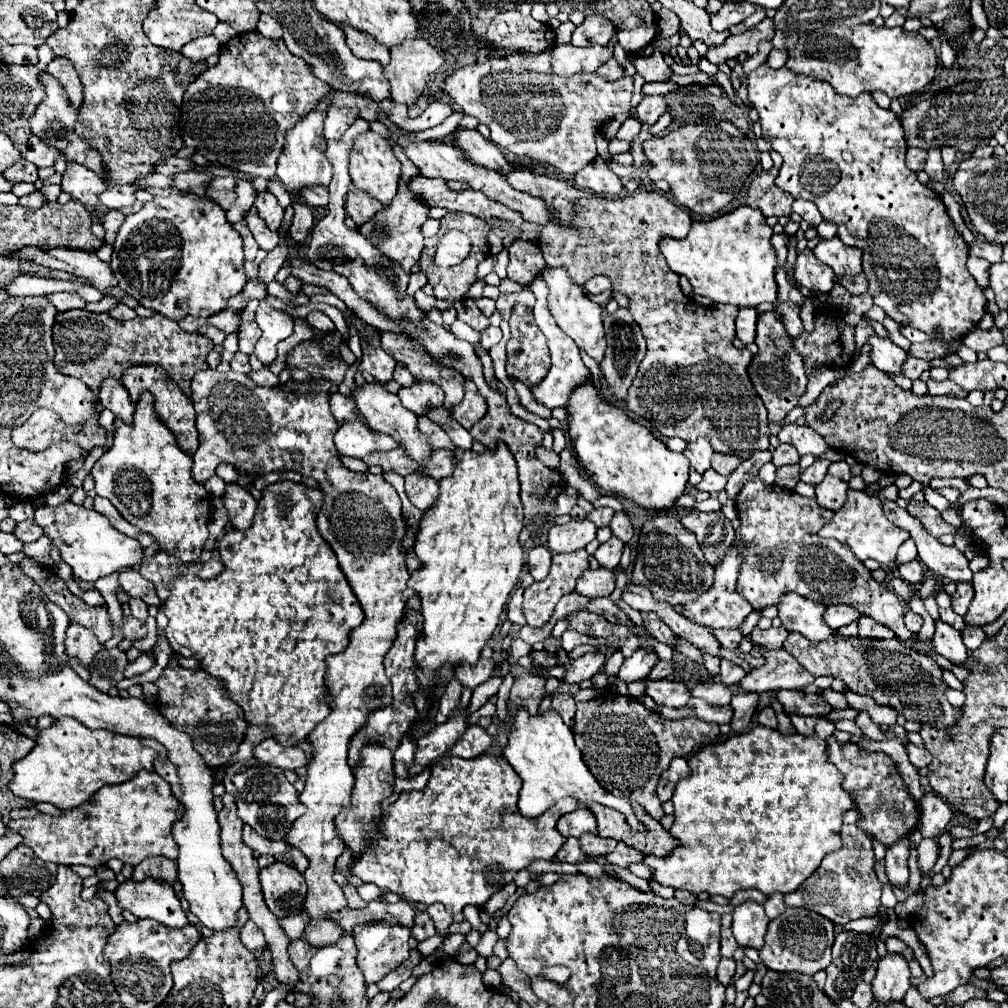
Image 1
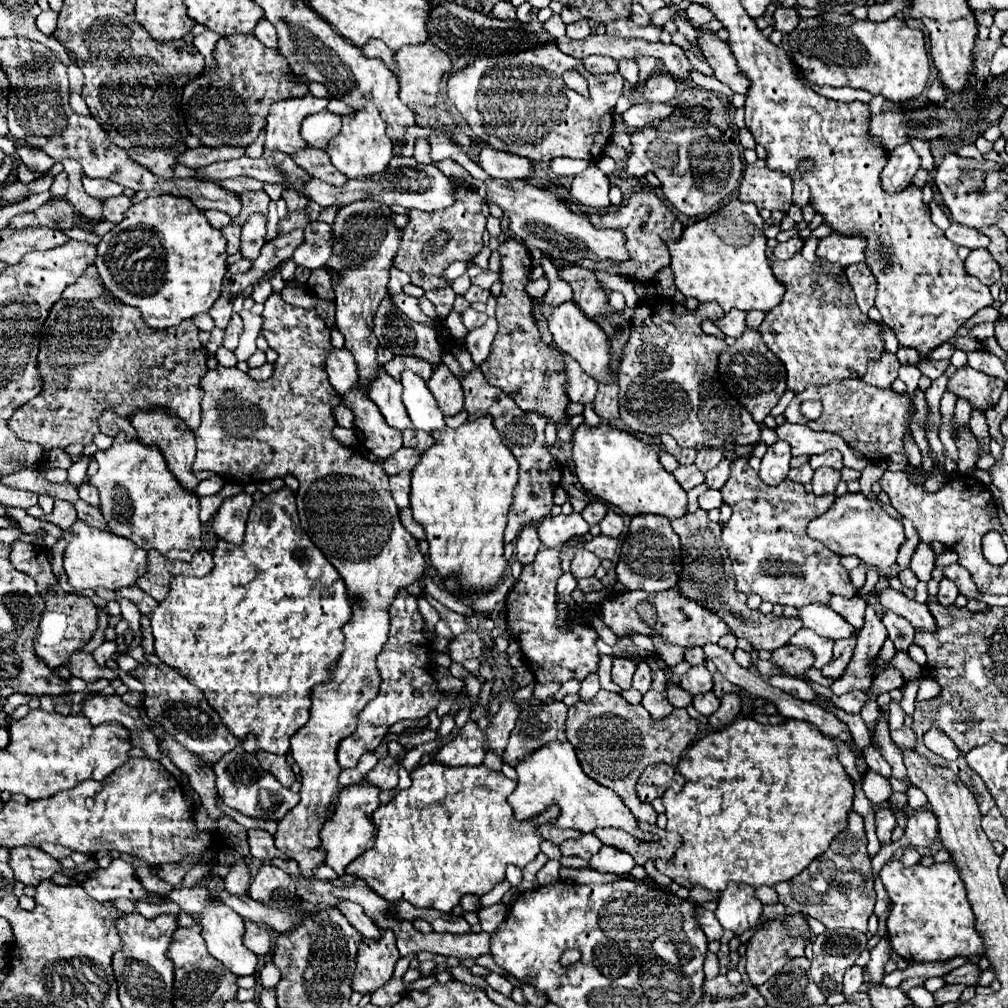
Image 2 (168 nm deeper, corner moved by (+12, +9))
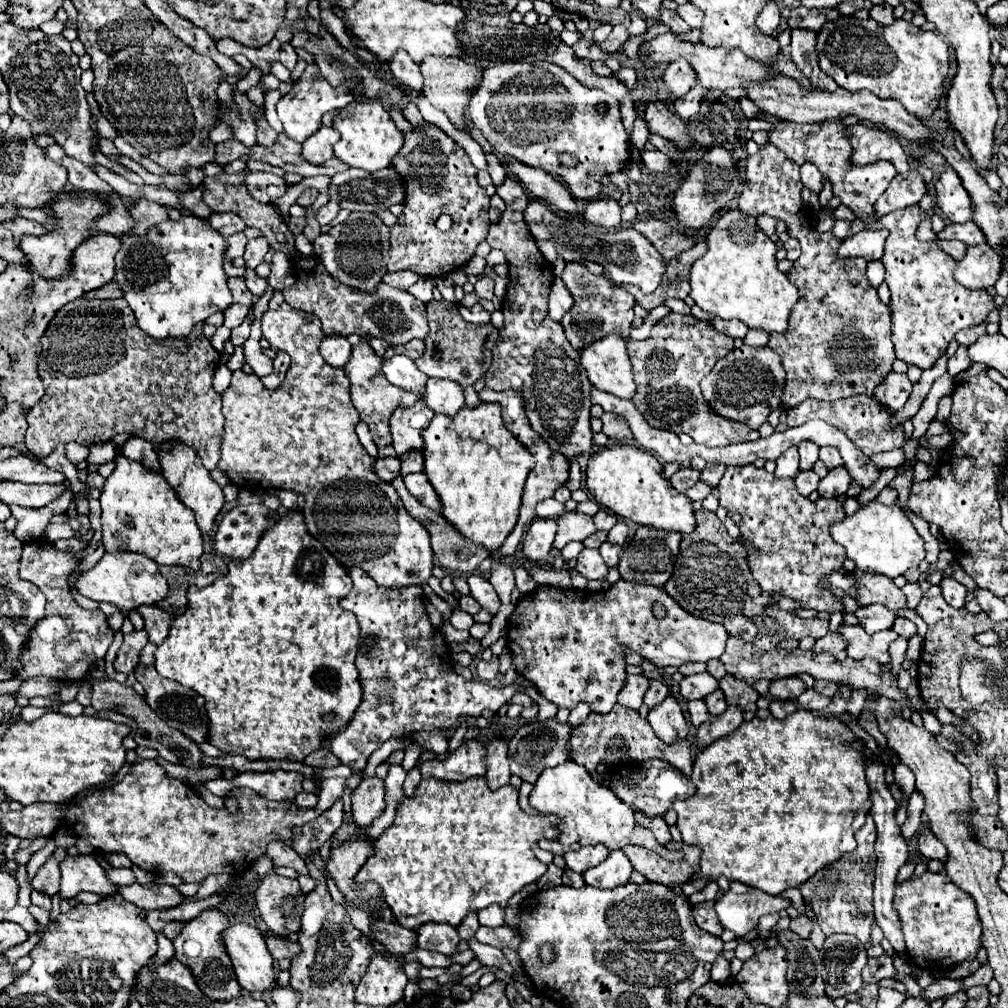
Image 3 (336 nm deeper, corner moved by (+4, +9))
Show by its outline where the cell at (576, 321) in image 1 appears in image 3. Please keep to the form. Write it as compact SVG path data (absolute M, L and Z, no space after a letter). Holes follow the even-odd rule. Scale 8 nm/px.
M608 335L596 343L590 343L580 351L582 365L590 383L596 389L614 393L622 399L632 399L636 385L632 381L632 365L626 353L626 341L618 335Z

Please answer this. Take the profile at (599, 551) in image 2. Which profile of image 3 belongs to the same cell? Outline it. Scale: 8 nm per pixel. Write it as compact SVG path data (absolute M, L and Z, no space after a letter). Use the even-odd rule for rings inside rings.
M602 543L602 547L600 547L600 555L604 557L604 563L608 565L608 567L616 567L618 565L618 561L620 561L620 545L614 545L614 543Z

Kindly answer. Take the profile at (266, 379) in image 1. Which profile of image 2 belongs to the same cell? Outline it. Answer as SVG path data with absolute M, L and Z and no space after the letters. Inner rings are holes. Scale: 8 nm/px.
M264 363L262 367L256 367L256 369L250 369L248 375L256 381L266 381L272 377L272 371L274 371L274 365L272 363Z

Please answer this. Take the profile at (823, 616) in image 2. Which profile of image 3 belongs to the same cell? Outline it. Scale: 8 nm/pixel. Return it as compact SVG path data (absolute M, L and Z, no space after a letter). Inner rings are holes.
M844 621L838 627L838 635L844 635L844 641L848 643L848 657L852 659L864 659L872 657L878 663L886 663L890 659L888 645L898 637L896 631L880 631L876 635L868 635L860 625L846 625Z

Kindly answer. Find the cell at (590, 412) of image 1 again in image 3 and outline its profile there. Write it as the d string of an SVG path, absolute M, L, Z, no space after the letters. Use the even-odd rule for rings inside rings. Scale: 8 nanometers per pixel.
M622 443L592 453L586 467L586 489L606 509L638 525L652 525L656 529L678 533L692 533L696 527L692 501L678 493L664 477L662 463L650 451L640 447Z

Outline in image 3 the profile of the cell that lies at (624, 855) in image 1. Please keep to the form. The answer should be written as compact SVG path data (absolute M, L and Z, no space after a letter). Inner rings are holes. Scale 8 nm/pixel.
M612 851L600 865L584 871L584 881L592 887L610 889L618 885L626 885L632 873L632 865L622 851Z

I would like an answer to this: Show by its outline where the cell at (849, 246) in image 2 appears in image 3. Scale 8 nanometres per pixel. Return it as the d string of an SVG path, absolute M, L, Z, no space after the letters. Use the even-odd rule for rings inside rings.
M860 231L856 235L848 235L842 239L842 245L838 249L838 255L842 259L846 257L862 257L866 261L876 261L884 253L884 241L888 237L888 231Z

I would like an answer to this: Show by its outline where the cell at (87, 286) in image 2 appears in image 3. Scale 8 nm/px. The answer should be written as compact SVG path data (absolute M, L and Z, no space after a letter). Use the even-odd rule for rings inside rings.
M116 281L106 283L104 287L96 291L88 291L88 295L84 295L84 299L118 299L118 297L122 297L122 291Z

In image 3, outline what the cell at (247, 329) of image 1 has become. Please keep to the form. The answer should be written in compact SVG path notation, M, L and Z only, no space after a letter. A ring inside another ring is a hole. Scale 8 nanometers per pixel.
M246 319L242 325L238 325L236 329L232 329L230 343L232 343L234 347L242 347L242 345L246 343L248 335L250 335L250 319Z

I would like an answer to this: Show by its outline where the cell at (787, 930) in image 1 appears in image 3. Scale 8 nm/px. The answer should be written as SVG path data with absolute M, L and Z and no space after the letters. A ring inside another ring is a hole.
M776 945L774 949L764 949L762 953L756 953L752 959L744 961L736 981L742 985L750 1001L780 1007L788 997L786 967L786 949Z

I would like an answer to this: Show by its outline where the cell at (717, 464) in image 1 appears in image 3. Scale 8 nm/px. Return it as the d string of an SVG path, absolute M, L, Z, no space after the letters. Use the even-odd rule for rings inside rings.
M710 463L710 465L706 465L706 469L702 471L700 481L708 483L710 487L716 487L718 481L722 479L722 475L724 475L724 469L726 469L726 467L724 467L722 463Z

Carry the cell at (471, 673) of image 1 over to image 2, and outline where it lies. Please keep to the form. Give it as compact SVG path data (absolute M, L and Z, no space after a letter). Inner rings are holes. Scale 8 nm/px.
M466 629L464 633L460 633L458 637L454 637L454 641L450 643L450 659L456 663L462 663L466 659L472 657L482 657L482 637L474 631L474 629Z

